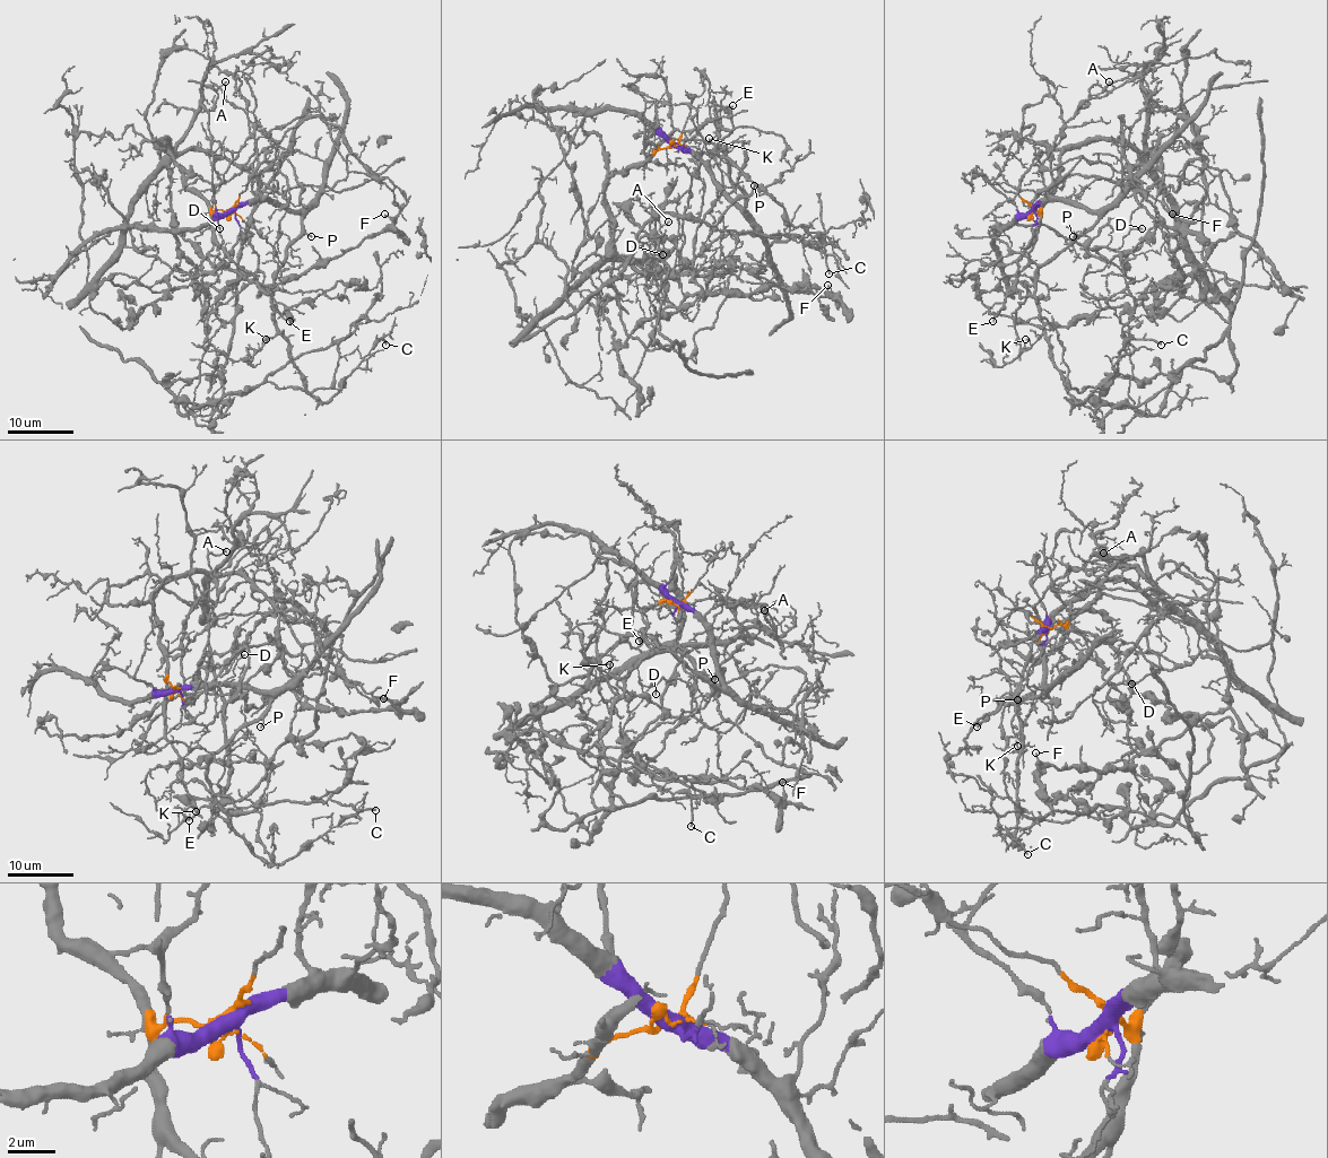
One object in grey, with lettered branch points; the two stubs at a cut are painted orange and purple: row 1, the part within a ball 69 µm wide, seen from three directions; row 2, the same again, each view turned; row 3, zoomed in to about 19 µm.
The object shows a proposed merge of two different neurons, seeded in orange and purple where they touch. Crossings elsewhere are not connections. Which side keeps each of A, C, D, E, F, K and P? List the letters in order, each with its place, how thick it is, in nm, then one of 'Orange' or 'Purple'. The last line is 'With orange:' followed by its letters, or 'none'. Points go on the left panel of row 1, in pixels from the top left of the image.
A: Place: (225, 81). Thickness 120 nm. Purple
C: Place: (385, 345). Thickness 200 nm. Purple
D: Place: (219, 228). Thickness 150 nm. Orange
E: Place: (289, 321). Thickness 110 nm. Orange
F: Place: (384, 214). Thickness 130 nm. Orange
K: Place: (266, 339). Thickness 130 nm. Purple
P: Place: (311, 236). Thickness 150 nm. Purple
With orange: D, E, F

